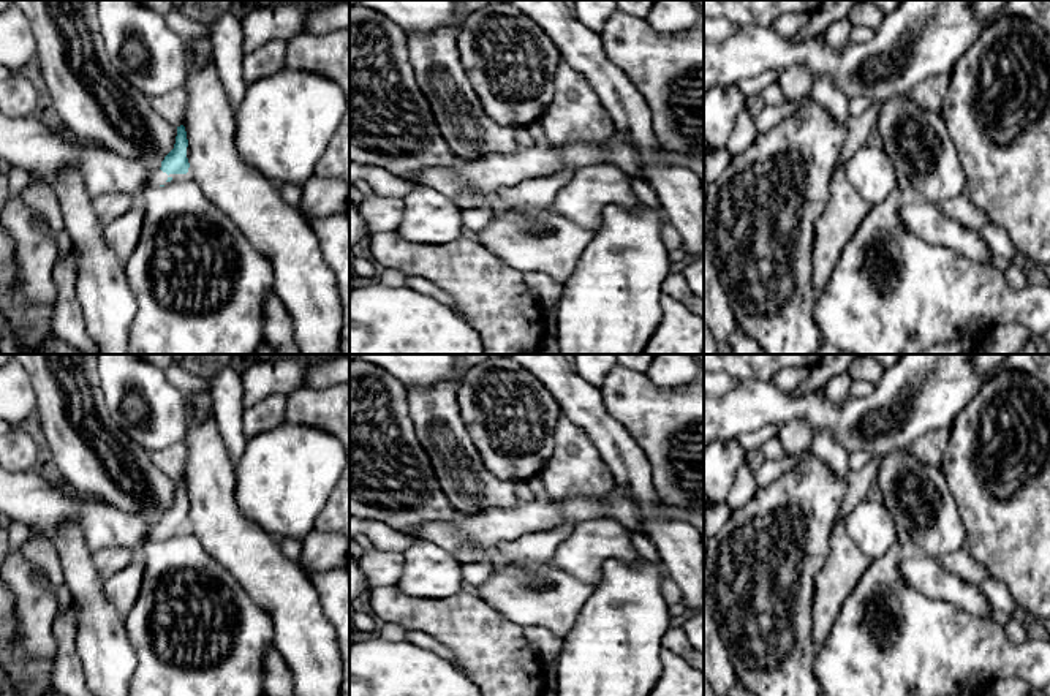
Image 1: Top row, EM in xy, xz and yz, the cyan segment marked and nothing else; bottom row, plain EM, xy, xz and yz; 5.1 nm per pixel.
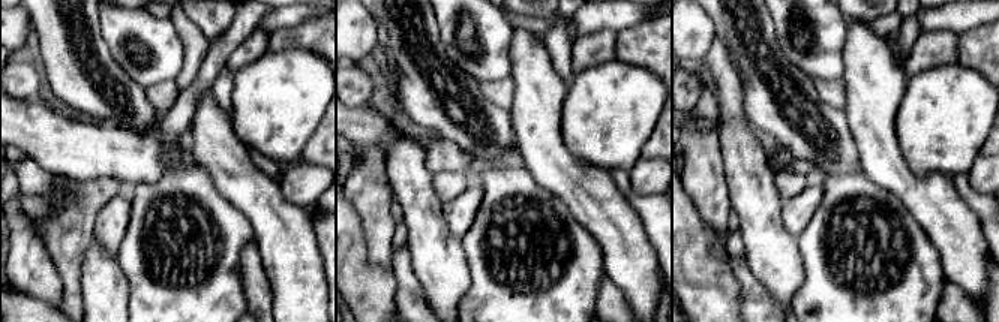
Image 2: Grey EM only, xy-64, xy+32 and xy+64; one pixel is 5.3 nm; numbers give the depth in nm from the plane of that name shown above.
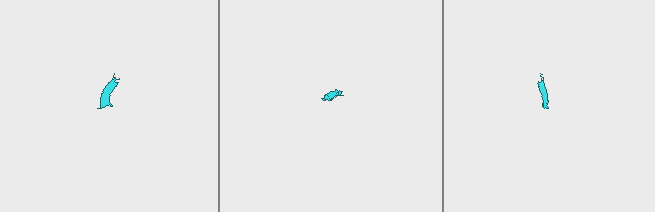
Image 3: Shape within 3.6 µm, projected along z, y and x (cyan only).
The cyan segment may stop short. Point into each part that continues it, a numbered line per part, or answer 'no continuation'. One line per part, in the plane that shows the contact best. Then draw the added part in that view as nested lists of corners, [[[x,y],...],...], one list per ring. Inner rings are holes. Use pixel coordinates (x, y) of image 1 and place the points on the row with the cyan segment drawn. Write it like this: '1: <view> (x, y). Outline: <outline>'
1: xy (158, 177). Outline: [[[155,171],[152,174],[147,176],[147,188],[149,187],[160,187],[160,185],[164,185],[166,180],[168,180],[168,174],[163,172],[163,171]]]

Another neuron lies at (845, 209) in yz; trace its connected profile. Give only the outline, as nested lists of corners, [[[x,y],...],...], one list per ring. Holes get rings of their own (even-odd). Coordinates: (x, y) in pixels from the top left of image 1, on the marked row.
[[[837,166],[827,188],[827,201],[814,225],[813,270],[814,291],[824,289],[841,250],[857,233],[871,204],[846,180],[843,166]]]

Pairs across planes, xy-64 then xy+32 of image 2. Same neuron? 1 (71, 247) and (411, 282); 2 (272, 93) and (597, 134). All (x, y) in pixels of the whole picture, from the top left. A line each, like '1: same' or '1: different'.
1: same
2: same

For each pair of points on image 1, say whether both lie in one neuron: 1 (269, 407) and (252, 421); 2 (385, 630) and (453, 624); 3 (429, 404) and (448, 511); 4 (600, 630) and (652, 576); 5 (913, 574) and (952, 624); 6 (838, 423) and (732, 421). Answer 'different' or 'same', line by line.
1: same
2: different
3: different
4: same
5: different
6: same

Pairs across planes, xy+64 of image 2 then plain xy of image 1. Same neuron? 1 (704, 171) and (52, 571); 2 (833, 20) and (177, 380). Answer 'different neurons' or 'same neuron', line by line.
1: different neurons
2: different neurons

